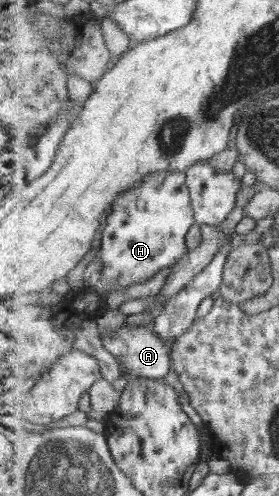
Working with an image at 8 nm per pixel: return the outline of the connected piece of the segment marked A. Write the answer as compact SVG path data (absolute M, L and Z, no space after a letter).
M124 326L120 330L107 330L101 334L105 349L110 351L115 359L124 365L126 373L146 379L163 379L170 374L170 354L173 351L172 341L165 341L156 331L154 326L143 327Z

